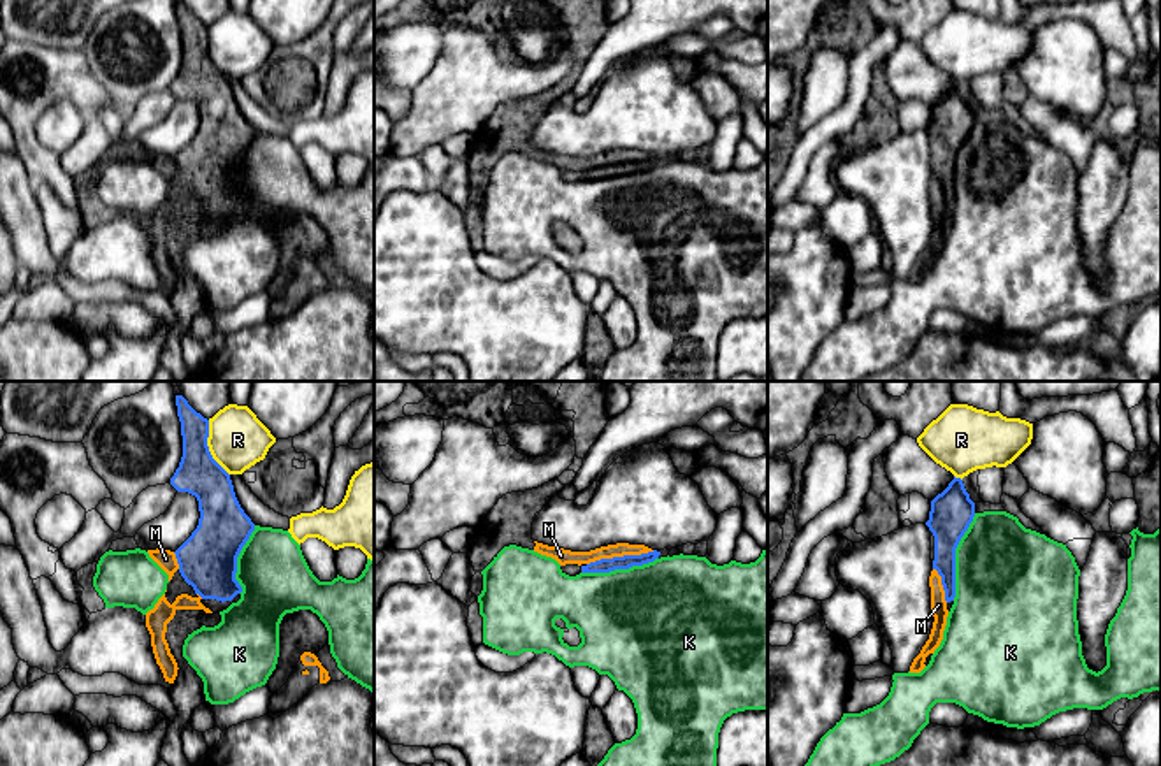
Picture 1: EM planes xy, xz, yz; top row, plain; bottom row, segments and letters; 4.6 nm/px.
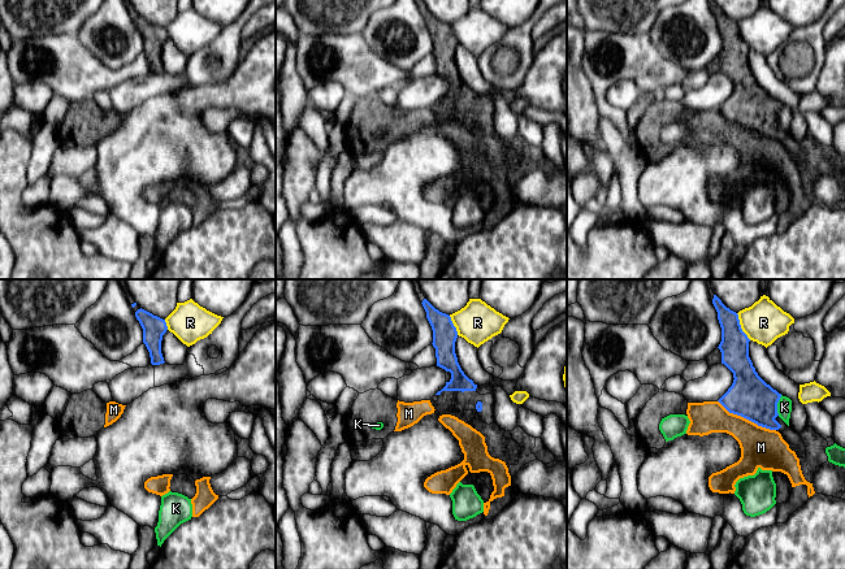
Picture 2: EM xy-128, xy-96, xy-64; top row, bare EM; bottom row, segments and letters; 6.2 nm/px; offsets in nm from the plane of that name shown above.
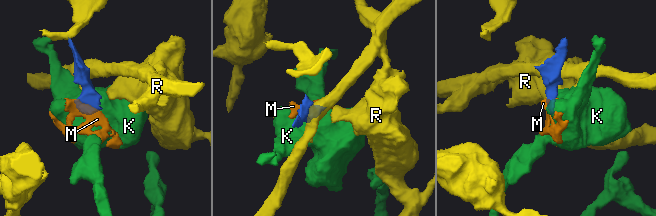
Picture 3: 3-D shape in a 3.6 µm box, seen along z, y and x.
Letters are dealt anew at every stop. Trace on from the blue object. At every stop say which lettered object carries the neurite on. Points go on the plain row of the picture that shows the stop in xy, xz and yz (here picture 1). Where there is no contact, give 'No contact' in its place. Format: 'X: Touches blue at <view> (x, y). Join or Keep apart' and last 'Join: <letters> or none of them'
K: Touches blue at yz (954, 164). Keep apart
M: Touches blue at xz (620, 164). Keep apart
R: Touches blue at xy (208, 55). Keep apart
Join: none of them

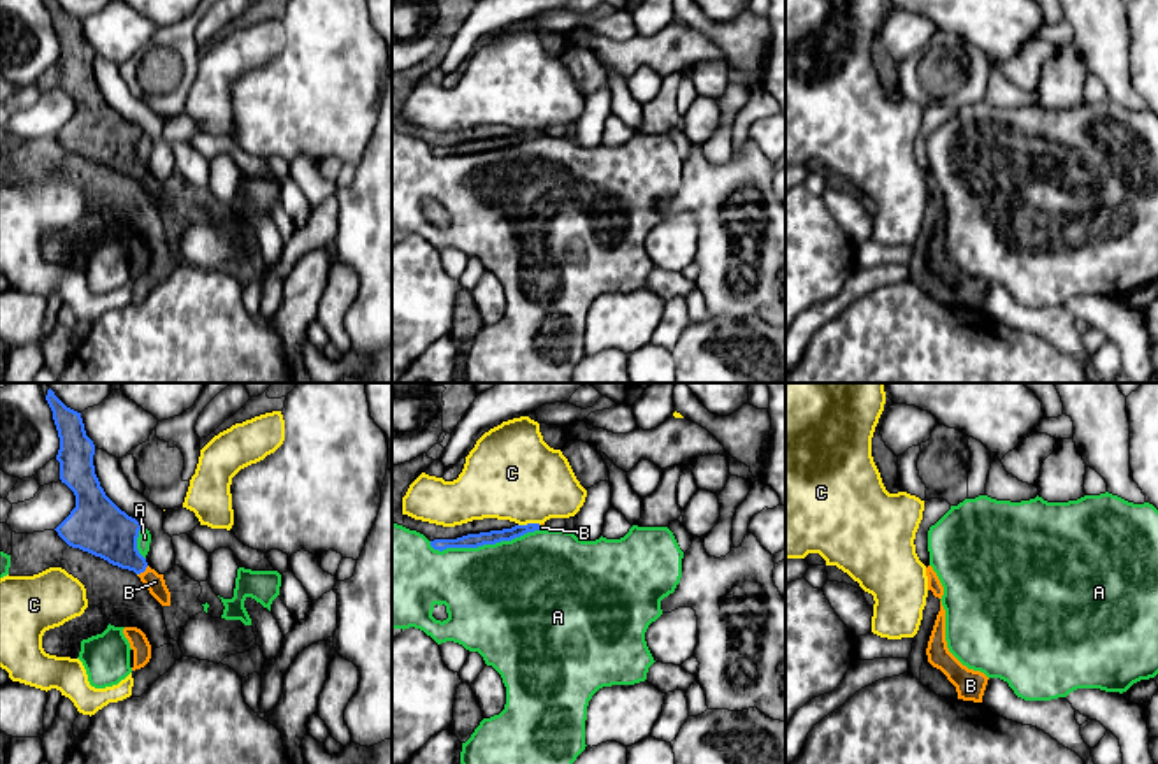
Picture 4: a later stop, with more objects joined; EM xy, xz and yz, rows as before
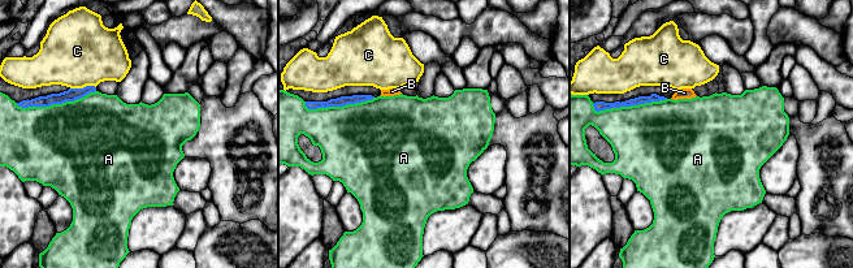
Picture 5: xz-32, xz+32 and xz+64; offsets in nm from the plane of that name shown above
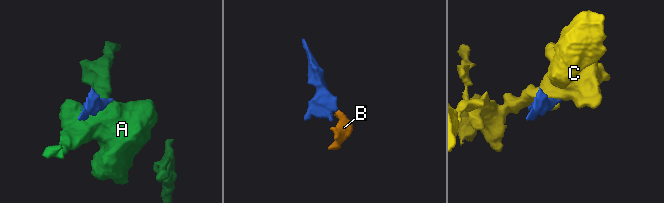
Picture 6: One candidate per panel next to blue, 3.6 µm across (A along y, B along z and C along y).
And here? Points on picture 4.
A: Touches blue at xz (484, 150). Keep apart
B: Touches blue at xy (143, 178). Join
C: Touches blue at xz (529, 130). Keep apart
Join: B

